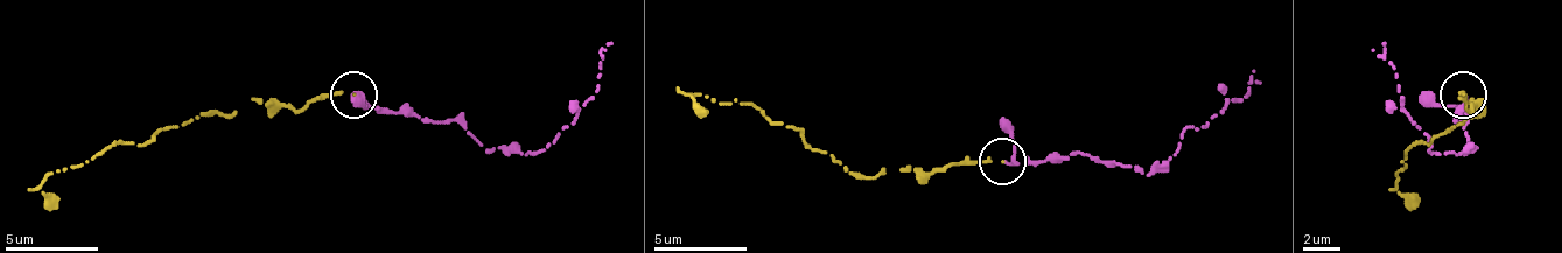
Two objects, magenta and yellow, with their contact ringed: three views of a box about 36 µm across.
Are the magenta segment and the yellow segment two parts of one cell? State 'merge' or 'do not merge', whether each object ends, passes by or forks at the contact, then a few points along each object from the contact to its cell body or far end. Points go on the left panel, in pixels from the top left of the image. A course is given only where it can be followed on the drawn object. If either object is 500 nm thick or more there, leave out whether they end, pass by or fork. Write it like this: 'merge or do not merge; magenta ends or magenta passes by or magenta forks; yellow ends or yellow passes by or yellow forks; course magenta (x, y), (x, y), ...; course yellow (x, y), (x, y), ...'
merge; magenta passes by; yellow ends; course magenta (357, 96), (394, 114), (455, 119), (488, 150), (534, 155), (599, 86), (599, 54), (613, 44); course yellow (352, 96), (316, 96), (302, 110), (251, 100), (158, 127), (139, 146), (116, 141), (47, 174), (55, 206)

